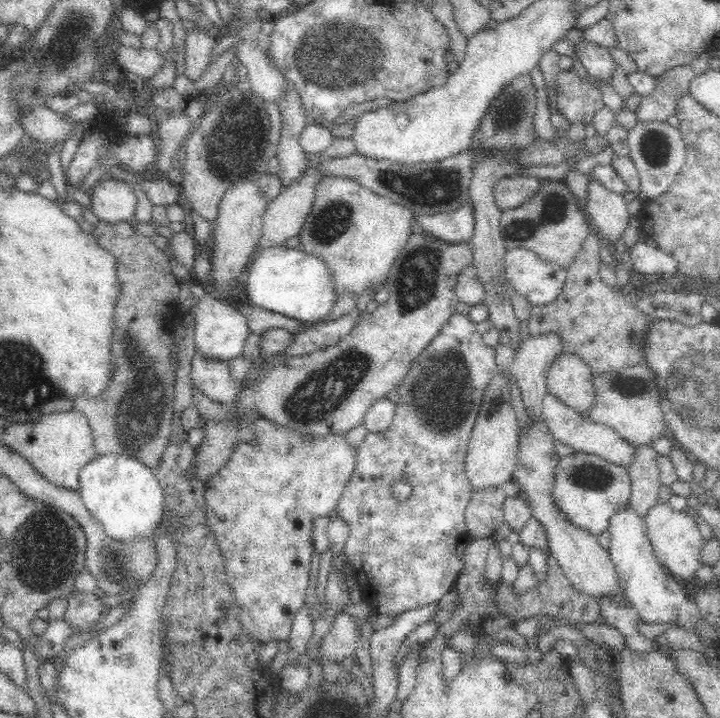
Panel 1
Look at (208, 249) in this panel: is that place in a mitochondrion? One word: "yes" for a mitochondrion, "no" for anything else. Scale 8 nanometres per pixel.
no

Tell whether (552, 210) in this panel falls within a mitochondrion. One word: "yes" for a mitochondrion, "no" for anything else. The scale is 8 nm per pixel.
yes

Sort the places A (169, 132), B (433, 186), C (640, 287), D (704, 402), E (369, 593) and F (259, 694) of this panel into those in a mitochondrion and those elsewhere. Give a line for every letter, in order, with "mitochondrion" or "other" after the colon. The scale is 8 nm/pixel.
A: other
B: mitochondrion
C: other
D: mitochondrion
E: other
F: other

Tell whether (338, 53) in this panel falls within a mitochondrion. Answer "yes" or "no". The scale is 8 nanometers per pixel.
yes

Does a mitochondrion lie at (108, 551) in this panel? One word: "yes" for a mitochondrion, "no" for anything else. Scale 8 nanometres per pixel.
yes

